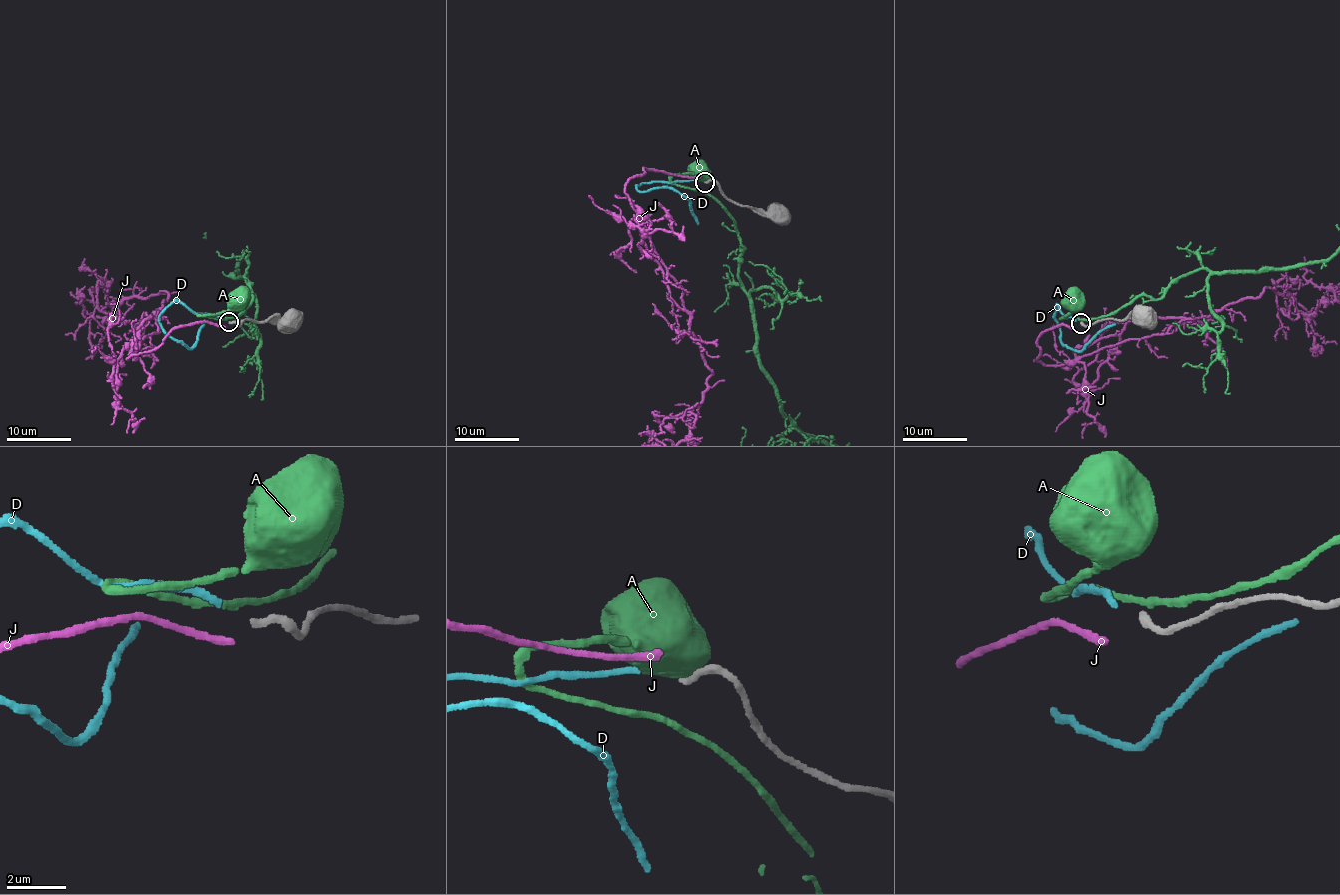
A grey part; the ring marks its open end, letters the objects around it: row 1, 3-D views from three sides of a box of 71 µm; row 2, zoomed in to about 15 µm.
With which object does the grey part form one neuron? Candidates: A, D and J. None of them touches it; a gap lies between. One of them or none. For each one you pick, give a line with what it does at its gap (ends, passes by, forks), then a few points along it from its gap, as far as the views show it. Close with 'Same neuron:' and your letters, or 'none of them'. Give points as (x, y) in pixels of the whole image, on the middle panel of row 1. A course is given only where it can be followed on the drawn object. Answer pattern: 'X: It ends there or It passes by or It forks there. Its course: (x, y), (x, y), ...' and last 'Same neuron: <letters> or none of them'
D: It ends there. Its course: (696, 180), (641, 183), (637, 187), (643, 191), (670, 188), (683, 195), (697, 224)
Same neuron: D

